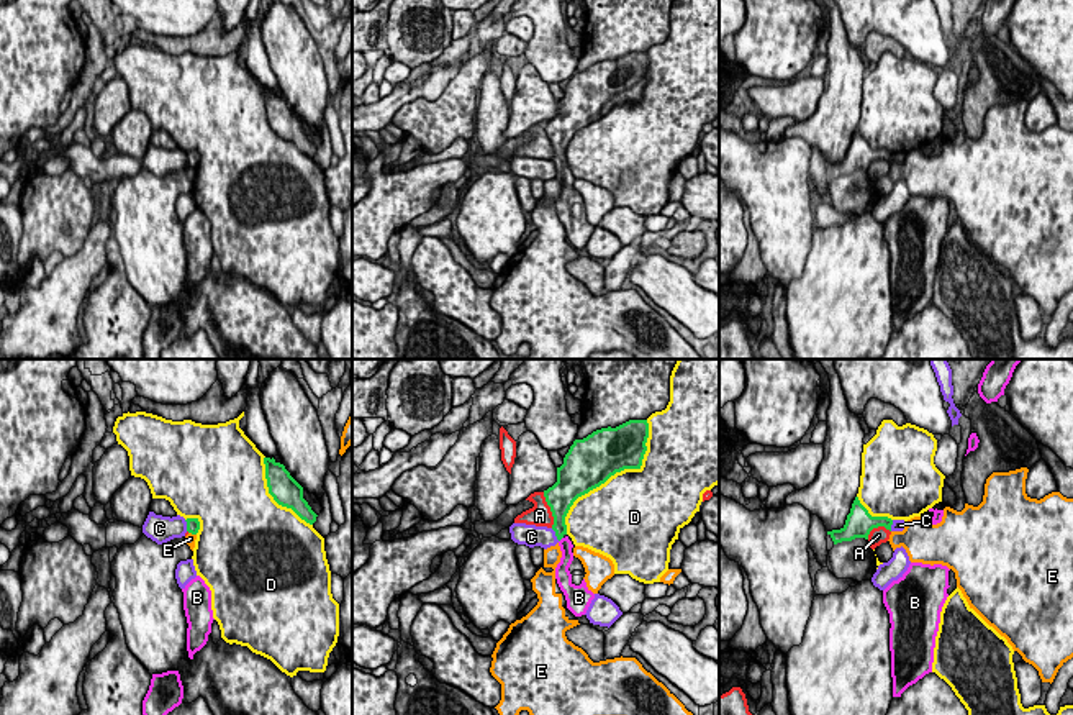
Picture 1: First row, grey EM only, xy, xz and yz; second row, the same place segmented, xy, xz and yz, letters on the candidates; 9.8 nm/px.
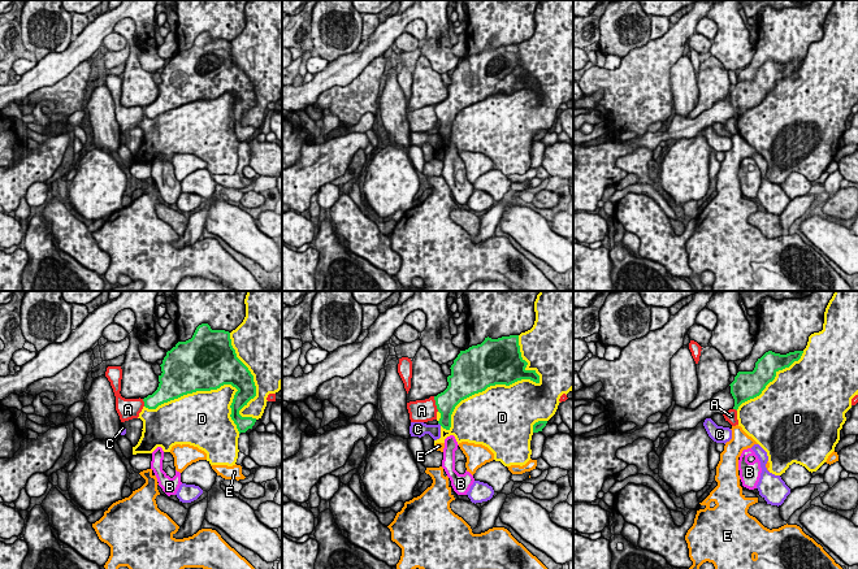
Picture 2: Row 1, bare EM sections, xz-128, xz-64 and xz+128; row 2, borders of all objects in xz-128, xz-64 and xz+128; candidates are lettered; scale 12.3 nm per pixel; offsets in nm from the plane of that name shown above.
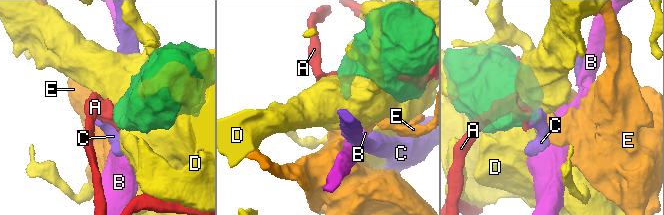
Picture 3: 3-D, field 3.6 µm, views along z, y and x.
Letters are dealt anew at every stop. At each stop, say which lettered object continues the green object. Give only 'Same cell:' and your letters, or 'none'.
Same cell: B

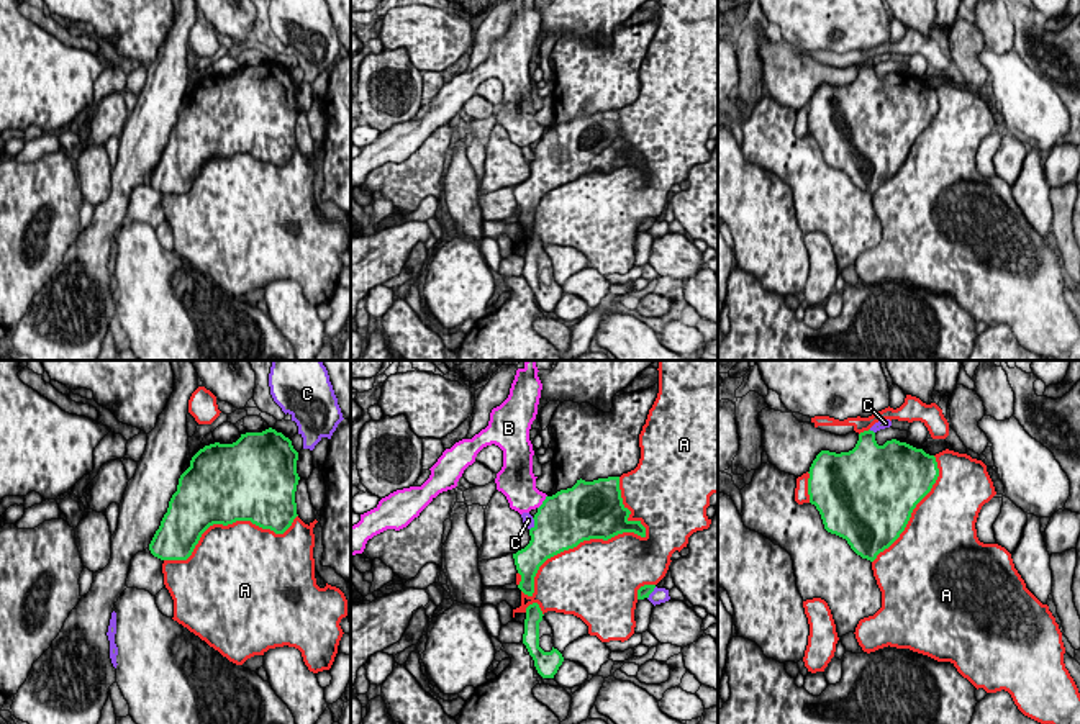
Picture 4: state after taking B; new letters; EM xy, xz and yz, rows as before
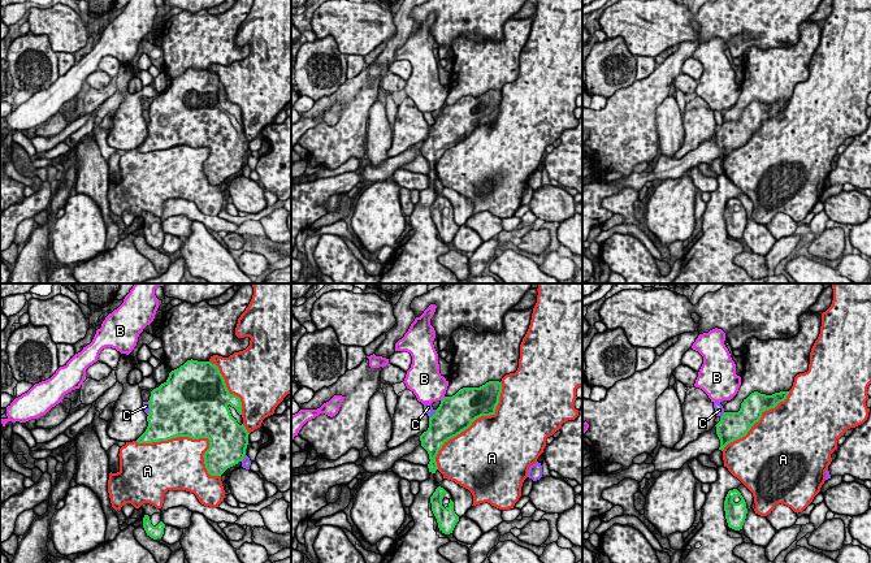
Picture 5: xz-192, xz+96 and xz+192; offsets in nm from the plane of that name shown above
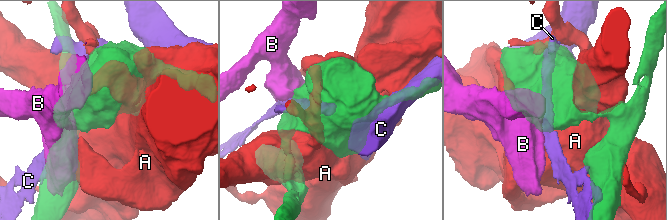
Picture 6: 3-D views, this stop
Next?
Same cell: none

